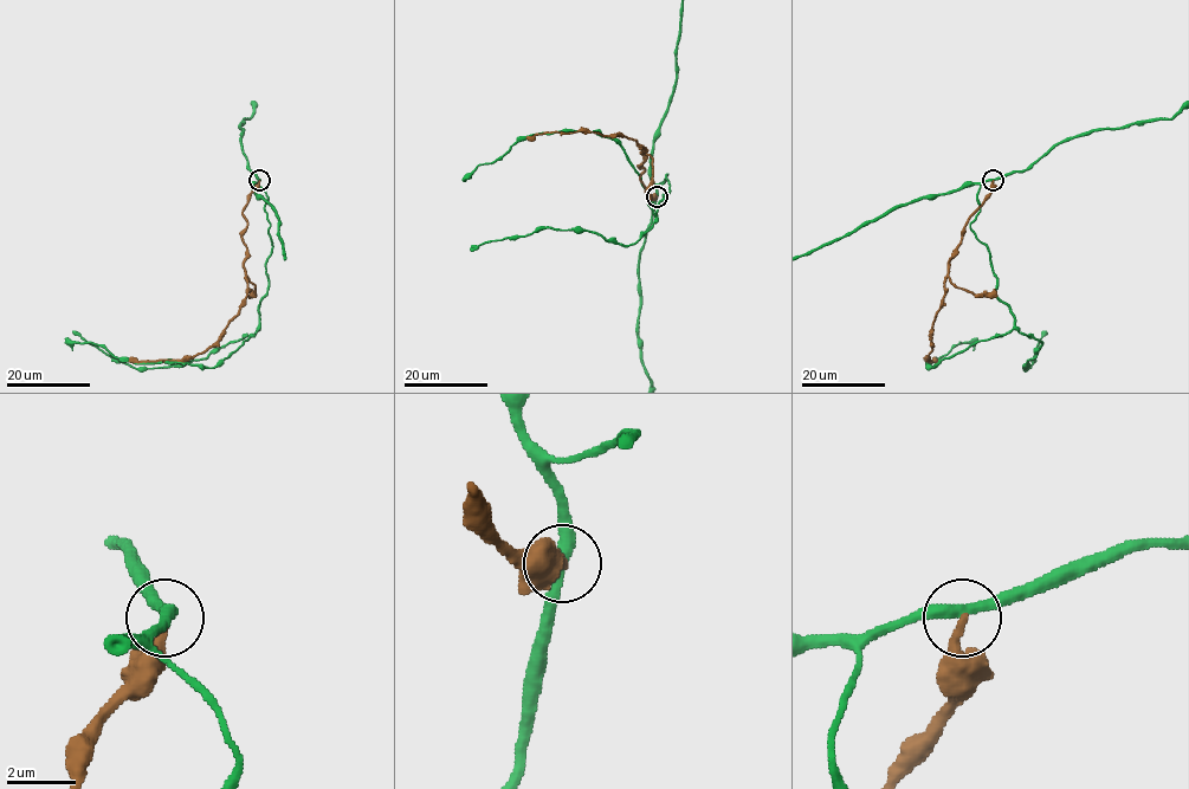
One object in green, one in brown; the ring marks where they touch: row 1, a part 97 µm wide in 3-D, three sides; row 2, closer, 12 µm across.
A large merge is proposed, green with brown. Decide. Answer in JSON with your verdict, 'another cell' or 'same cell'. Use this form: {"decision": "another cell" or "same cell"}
{"decision": "another cell"}

